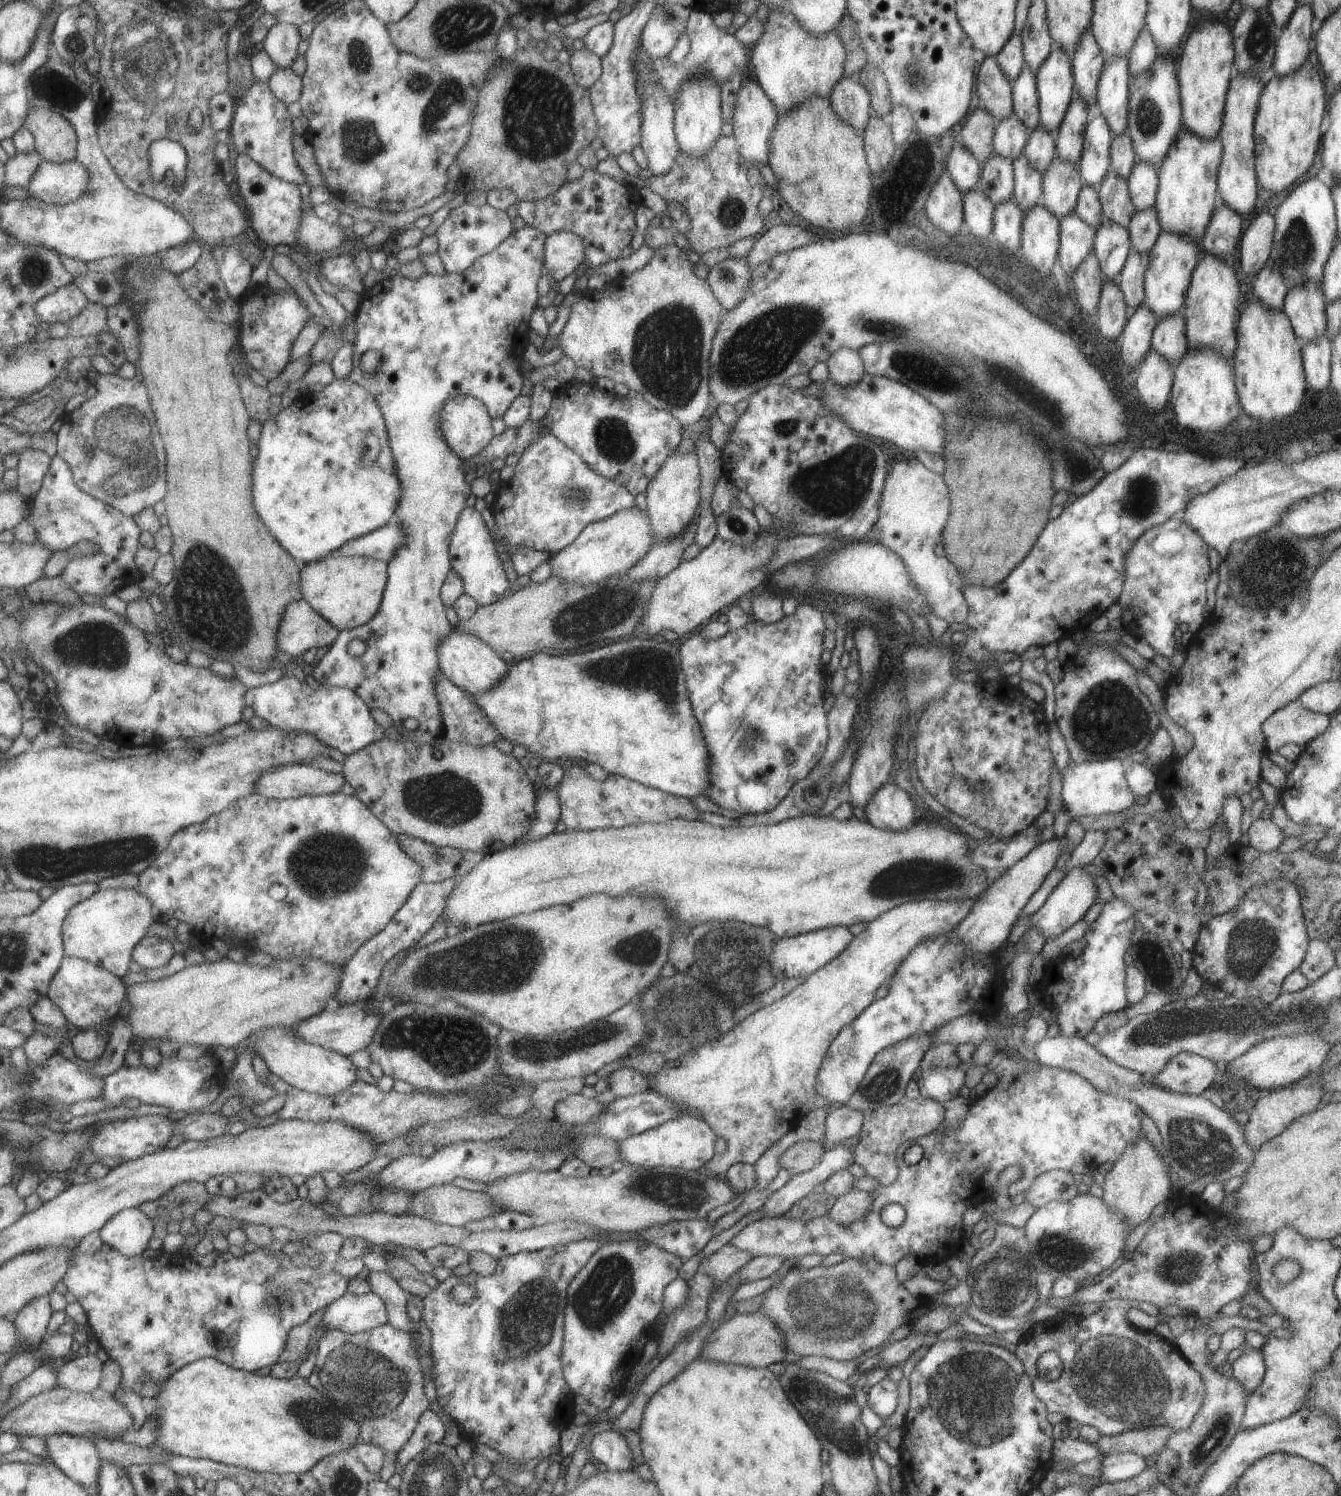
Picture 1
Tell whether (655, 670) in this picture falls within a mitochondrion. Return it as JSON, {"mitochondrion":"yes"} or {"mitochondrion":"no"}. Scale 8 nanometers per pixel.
{"mitochondrion":"yes"}

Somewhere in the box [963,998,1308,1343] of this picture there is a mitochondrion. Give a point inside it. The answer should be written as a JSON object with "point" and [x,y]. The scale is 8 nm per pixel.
{"point":[1196,1145]}

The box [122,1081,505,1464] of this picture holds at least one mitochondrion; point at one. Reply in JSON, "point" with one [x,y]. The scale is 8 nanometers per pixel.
{"point":[371,1380]}

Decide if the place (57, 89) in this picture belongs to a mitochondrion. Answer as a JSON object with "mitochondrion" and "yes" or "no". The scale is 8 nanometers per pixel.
{"mitochondrion":"yes"}

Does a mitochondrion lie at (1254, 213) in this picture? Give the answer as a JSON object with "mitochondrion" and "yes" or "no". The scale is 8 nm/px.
{"mitochondrion":"no"}

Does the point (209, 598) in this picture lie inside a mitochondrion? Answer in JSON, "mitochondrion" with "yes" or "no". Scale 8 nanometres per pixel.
{"mitochondrion":"yes"}

